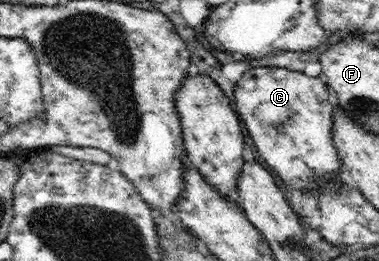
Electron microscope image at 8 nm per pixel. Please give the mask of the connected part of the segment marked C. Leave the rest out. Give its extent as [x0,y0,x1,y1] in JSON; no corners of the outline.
[234,66,347,191]

